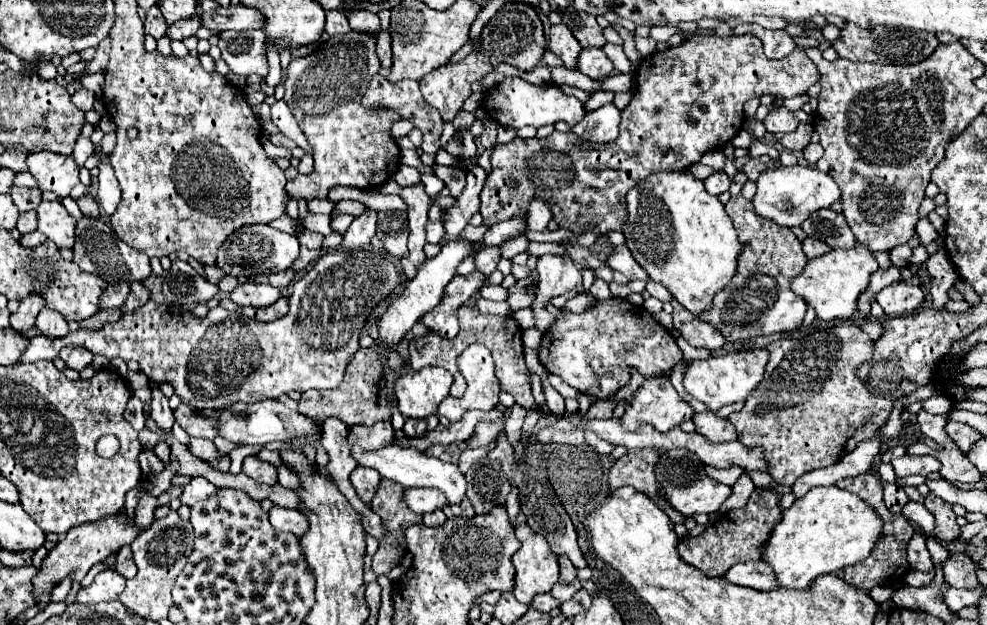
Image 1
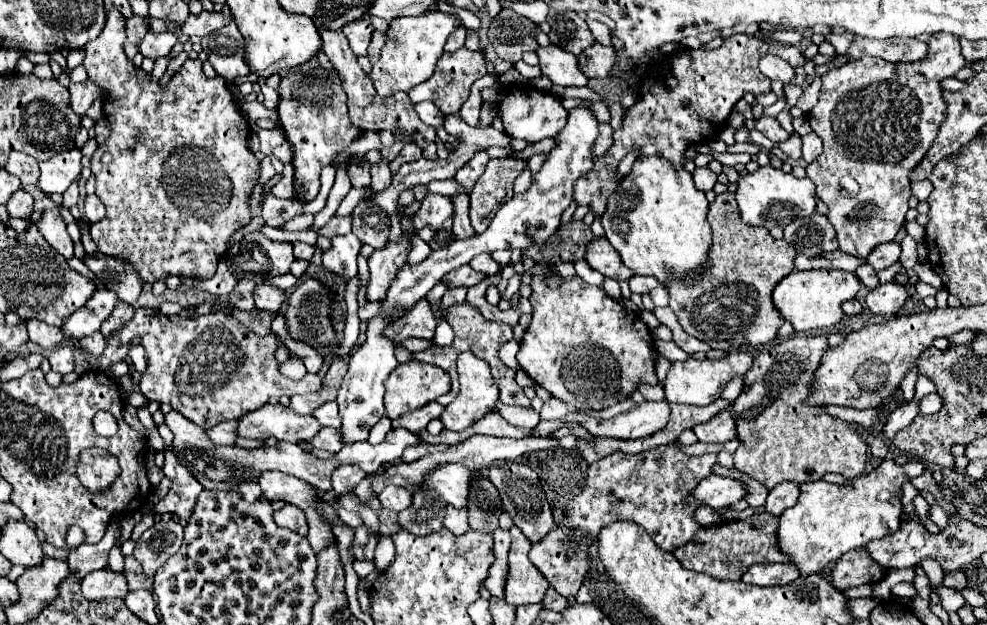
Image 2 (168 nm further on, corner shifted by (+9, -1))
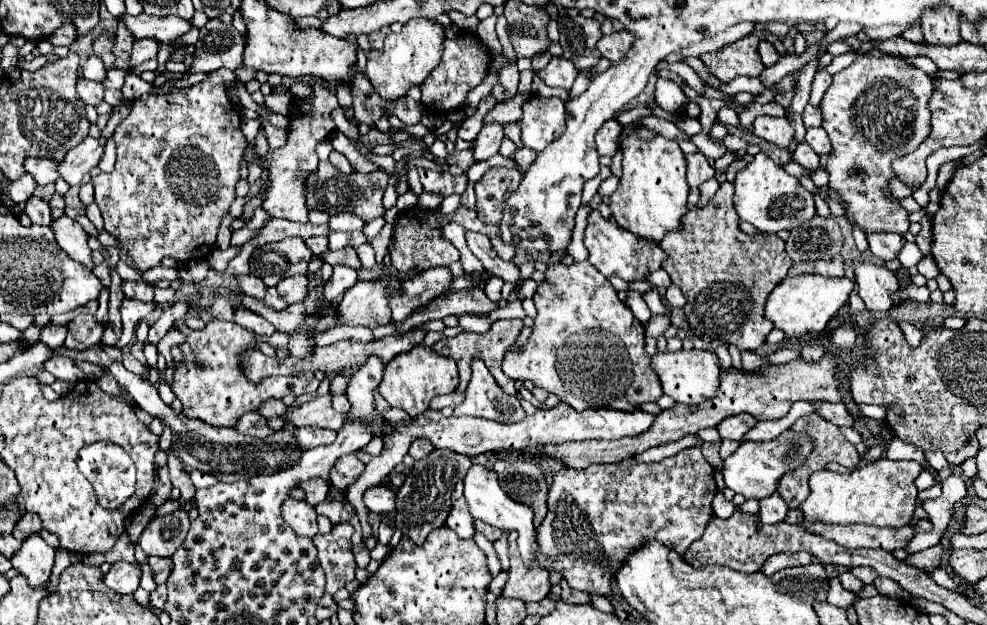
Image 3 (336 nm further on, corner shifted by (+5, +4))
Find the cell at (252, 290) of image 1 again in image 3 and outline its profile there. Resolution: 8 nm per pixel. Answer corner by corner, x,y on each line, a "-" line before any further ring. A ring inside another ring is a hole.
293,275
293,277
285,277
283,281
279,281
275,289
283,301
299,303
307,297
307,283
309,279
305,275

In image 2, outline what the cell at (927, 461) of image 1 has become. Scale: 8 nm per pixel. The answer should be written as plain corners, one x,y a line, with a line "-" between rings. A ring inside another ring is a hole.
883,460
873,472
847,484
829,484
825,480
803,482
797,504
779,516
777,534
781,552
801,570
801,576
807,576
821,572
849,550
863,548
871,540
897,532
901,524
901,486
917,478
917,470
923,470
923,466
915,460
903,466

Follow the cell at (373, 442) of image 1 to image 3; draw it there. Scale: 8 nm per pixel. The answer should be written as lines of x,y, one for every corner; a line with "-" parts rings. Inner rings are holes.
301,427
301,429
295,431
295,437
297,437
299,447
305,451
305,449
319,447
319,445
329,445
335,439
335,433
333,431
327,431
327,429

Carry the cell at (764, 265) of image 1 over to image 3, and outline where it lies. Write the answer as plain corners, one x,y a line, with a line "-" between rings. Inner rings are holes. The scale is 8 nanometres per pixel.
725,181
721,183
715,197
703,207
693,207
683,221
683,229
677,233
667,233
659,243
661,249
667,253
667,261
663,261
663,269
669,273
671,281
683,291
687,303
683,307
689,325
707,335
709,339
727,341
739,349
757,349
765,343
765,337
773,329
773,323
765,319
763,307
769,293
775,285
787,275
789,267
793,265
791,257
785,251
785,241
779,239
775,233
755,233
747,235
739,229
739,217
733,207
733,191
735,185

